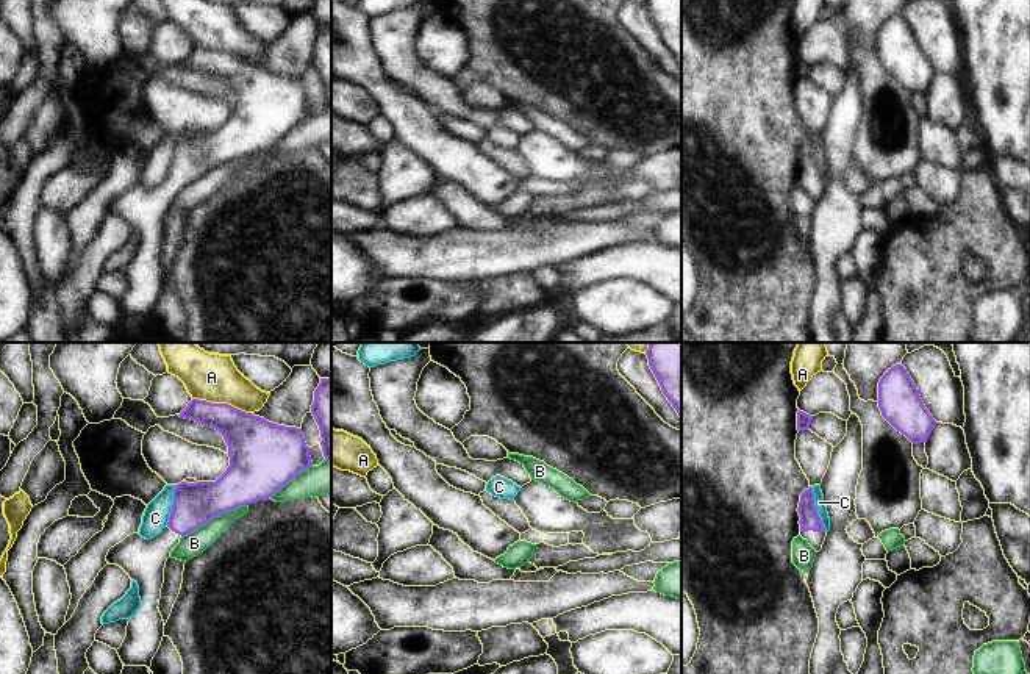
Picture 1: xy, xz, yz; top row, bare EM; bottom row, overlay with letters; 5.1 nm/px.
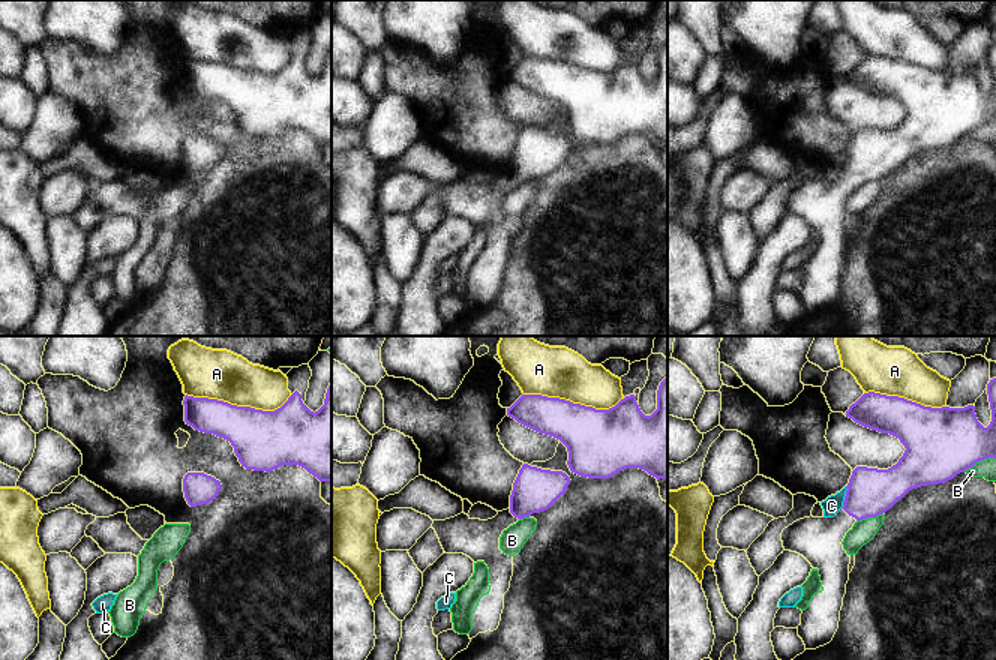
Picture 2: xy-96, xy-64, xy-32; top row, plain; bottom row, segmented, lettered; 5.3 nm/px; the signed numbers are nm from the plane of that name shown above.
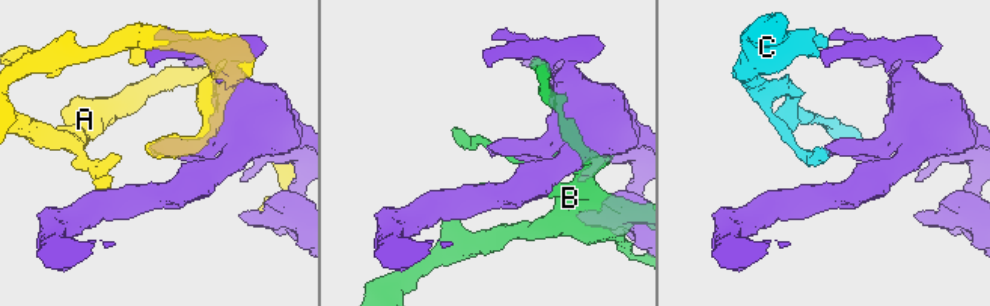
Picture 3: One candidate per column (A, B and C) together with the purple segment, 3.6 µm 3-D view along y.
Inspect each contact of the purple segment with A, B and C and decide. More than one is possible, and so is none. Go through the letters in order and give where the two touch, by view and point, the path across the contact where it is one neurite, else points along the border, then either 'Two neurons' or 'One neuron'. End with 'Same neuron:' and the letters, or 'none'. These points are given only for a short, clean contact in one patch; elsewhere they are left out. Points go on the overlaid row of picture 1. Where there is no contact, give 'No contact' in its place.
A: Touches purple at xy (222, 404). Two neurons
B: Touches purple at xy (213, 516). Two neurons
C: Touches purple at yz (815, 509). Boundary: yz (810, 487), (815, 496), (816, 513), (826, 530). Two neurons
Same neuron: none

